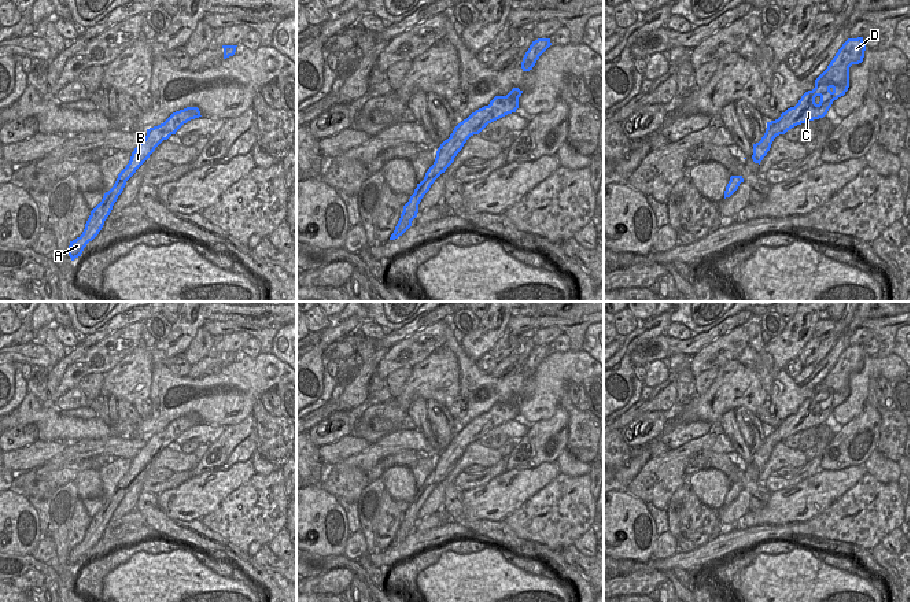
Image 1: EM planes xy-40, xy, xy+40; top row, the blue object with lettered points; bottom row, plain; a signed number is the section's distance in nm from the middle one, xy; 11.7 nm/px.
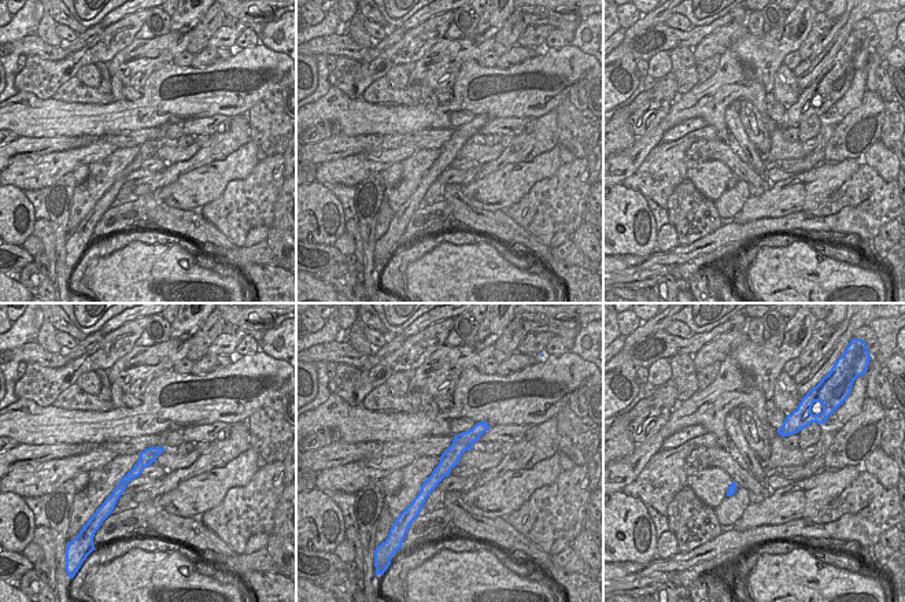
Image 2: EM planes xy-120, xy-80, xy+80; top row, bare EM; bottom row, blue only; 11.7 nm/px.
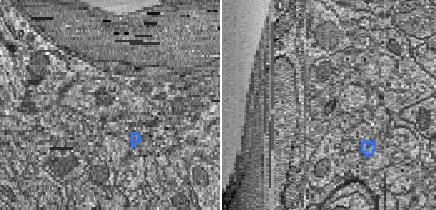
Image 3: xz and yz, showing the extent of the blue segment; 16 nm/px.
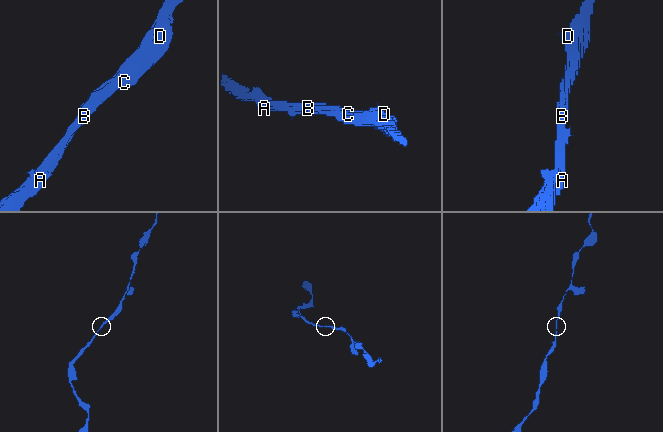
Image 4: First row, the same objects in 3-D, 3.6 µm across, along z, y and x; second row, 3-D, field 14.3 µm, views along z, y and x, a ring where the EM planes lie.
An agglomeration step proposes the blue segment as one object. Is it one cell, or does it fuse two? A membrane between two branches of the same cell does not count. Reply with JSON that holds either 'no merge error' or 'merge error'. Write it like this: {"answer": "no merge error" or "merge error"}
{"answer": "no merge error"}

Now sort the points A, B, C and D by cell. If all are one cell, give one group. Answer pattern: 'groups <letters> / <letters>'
groups A B C D

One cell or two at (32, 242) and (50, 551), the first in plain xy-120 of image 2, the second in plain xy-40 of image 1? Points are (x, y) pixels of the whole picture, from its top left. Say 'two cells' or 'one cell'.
one cell

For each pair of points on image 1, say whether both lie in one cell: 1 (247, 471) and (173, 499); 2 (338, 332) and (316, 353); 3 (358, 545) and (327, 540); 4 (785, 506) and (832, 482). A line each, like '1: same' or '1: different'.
1: same
2: same
3: different
4: same

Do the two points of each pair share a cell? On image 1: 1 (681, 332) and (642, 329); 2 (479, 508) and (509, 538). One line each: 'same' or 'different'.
1: different
2: different

